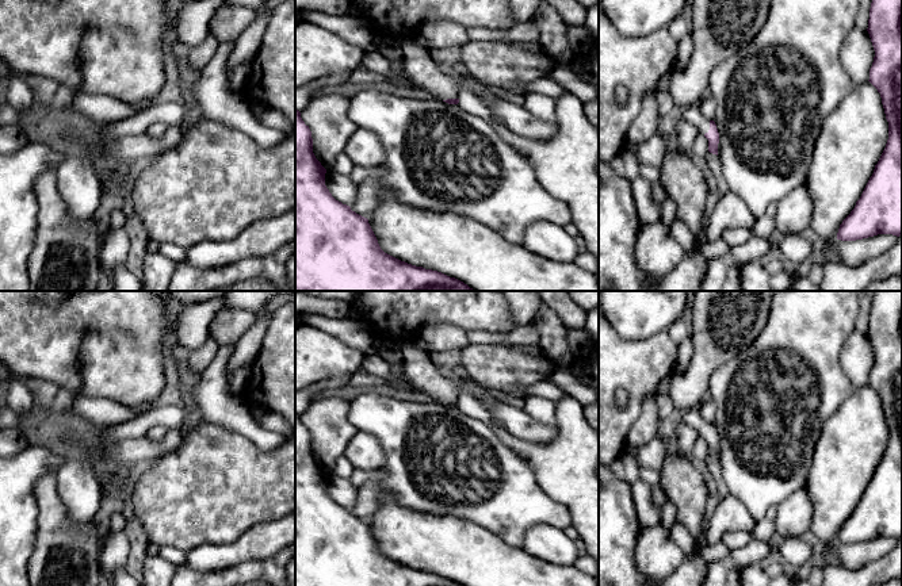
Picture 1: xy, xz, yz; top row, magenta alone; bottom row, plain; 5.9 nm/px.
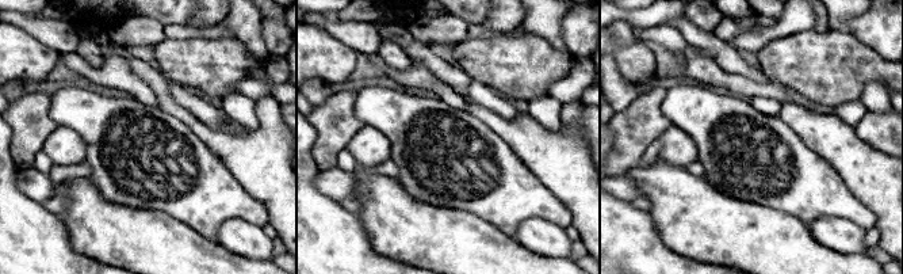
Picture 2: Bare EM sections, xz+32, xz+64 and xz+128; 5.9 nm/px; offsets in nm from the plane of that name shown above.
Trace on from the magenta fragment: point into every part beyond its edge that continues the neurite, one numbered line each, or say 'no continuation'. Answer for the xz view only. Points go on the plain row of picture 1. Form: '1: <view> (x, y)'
1: xz (421, 375)

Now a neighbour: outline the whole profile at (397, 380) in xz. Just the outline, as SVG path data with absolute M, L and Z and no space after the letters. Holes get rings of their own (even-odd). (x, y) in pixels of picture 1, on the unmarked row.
M390 365L391 378L385 380L386 384L404 391L412 391L412 388L404 380L404 365Z

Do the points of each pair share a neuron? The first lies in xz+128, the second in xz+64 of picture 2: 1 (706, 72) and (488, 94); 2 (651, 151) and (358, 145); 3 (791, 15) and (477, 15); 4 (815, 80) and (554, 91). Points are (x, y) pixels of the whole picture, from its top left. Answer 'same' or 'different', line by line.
1: same
2: different
3: different
4: different

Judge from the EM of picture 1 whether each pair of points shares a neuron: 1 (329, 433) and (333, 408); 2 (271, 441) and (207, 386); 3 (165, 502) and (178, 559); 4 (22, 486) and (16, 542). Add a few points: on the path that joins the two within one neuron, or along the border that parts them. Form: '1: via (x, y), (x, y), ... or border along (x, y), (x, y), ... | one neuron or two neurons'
1: via (329, 426), (331, 414) | one neuron
2: via (255, 432), (224, 402) | one neuron
3: border along (161, 546), (178, 547), (184, 552) | two neurons
4: via (16, 500), (16, 528) | one neuron

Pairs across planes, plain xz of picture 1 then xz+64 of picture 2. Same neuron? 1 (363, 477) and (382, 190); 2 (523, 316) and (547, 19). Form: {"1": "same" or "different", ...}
{"1": "different", "2": "different"}

